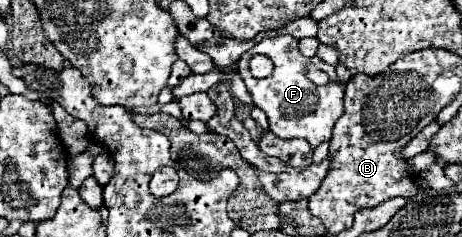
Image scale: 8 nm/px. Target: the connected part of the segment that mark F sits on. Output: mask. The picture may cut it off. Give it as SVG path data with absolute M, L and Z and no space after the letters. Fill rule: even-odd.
M278 35L278 37L266 37L260 43L256 43L250 51L246 51L240 61L238 61L238 73L244 79L256 107L260 107L270 123L270 131L276 133L278 137L284 139L292 139L292 137L302 137L306 139L312 147L316 147L322 141L330 141L332 137L332 127L336 123L336 119L342 115L342 97L344 97L344 85L336 83L336 71L332 65L324 63L318 57L304 57L298 51L298 39L290 37L290 35ZM256 53L264 53L272 59L274 63L274 71L270 77L266 79L254 79L250 75L248 63L252 59L252 55ZM308 65L316 65L318 69L326 71L330 75L330 83L320 87L314 85L308 77L306 77L306 67Z

